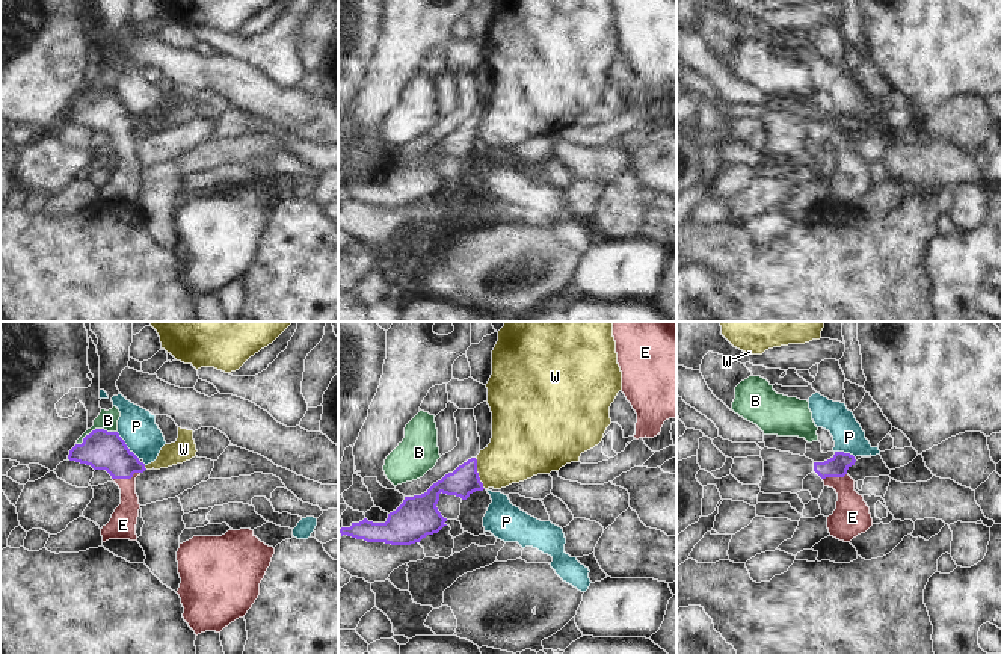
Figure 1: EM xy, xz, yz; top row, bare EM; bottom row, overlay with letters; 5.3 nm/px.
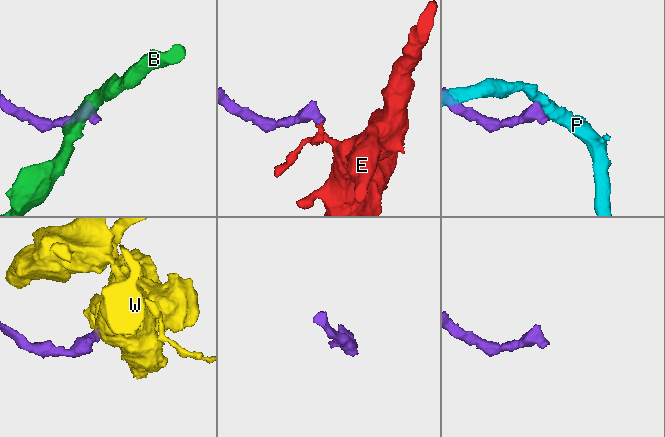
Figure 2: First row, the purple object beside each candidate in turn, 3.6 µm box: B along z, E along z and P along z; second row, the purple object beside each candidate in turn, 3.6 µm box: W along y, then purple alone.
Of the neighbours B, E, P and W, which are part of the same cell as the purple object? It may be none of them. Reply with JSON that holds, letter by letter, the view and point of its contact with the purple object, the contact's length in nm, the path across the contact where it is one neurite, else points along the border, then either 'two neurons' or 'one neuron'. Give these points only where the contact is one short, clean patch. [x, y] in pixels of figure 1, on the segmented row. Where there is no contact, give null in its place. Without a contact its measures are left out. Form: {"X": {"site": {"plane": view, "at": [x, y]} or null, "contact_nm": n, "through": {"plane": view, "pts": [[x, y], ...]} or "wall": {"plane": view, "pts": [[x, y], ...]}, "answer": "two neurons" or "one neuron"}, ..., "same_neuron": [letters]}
{"B": {"site": {"plane": "xy", "at": [95, 429]}, "contact_nm": 240, "wall": {"plane": "xy", "pts": [[117, 431], [92, 429], [76, 444]]}, "answer": "two neurons"}, "E": {"site": {"plane": "xy", "at": [126, 478]}, "contact_nm": 150, "through": {"plane": "xy", "pts": [[106, 450], [124, 468], [126, 478], [127, 512], [123, 524]]}, "answer": "one neuron"}, "P": {"site": {"plane": "xy", "at": [126, 446]}, "contact_nm": 190, "wall": {"plane": "xy", "pts": [[117, 432], [139, 458]]}, "answer": "two neurons"}, "W": {"site": {"plane": "xz", "at": [477, 473]}, "contact_nm": 180, "wall": {"plane": "xz", "pts": [[474, 458], [479, 481], [485, 488]]}, "answer": "two neurons"}, "same_neuron": ["E"]}

